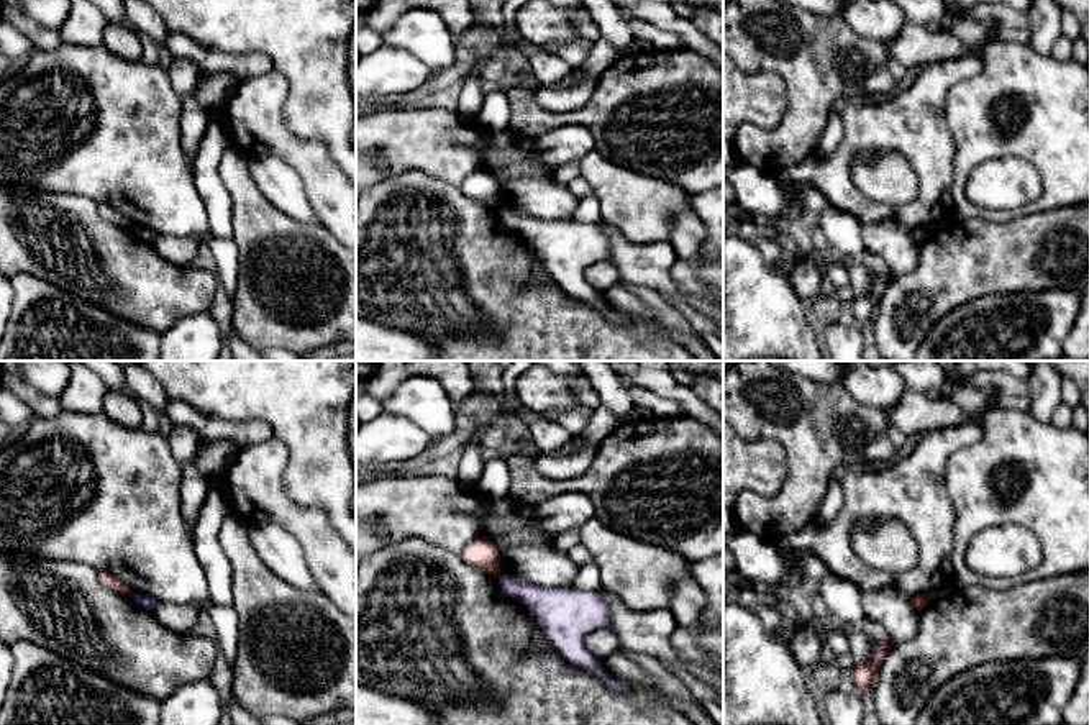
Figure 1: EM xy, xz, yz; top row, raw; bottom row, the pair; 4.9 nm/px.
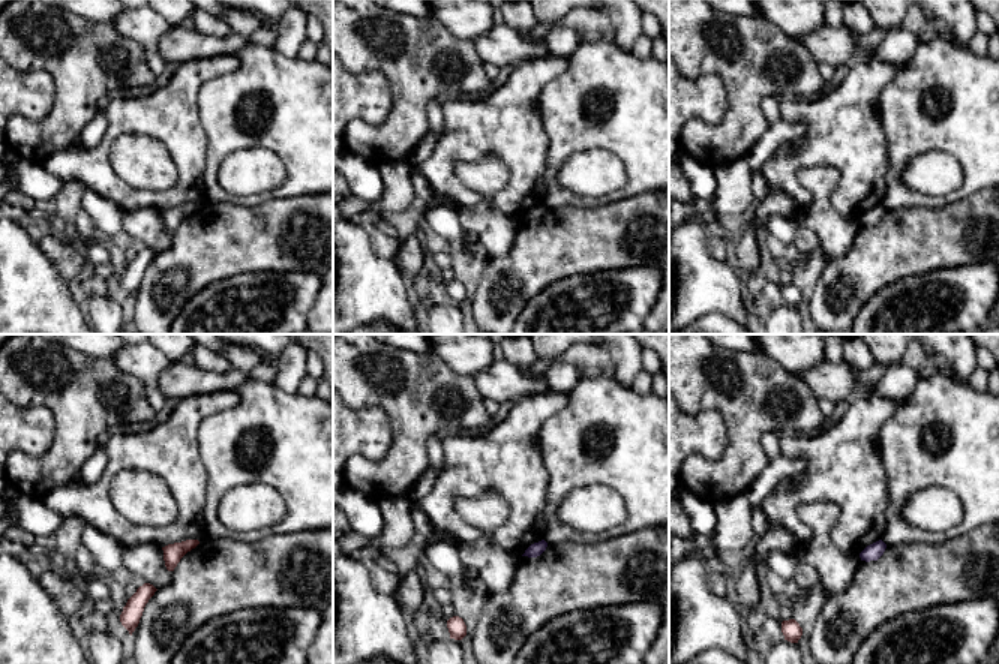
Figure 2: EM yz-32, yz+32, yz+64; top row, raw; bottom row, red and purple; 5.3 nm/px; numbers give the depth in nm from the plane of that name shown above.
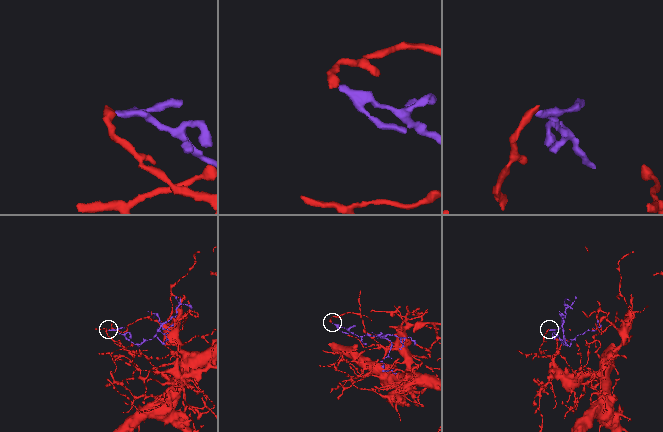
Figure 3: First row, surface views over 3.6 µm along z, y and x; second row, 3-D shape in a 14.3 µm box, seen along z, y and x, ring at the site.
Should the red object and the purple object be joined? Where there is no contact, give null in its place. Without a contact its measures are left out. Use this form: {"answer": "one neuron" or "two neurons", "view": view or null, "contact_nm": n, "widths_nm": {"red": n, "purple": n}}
{"answer": "two neurons", "view": "xz", "contact_nm": 30, "widths_nm": {"red": 160, "purple": 140}}

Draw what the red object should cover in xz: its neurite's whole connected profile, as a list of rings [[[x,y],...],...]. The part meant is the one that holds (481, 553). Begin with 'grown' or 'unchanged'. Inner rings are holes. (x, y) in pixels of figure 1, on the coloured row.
unchanged; [[[481,536],[467,543],[461,558],[469,566],[481,569],[492,577],[499,577],[500,574],[499,549],[487,536]]]

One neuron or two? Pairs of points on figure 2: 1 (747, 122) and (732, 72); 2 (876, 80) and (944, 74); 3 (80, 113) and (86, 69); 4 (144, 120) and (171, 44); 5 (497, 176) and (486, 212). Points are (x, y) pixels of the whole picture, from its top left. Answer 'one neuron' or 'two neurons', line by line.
1: one neuron
2: two neurons
3: one neuron
4: two neurons
5: one neuron

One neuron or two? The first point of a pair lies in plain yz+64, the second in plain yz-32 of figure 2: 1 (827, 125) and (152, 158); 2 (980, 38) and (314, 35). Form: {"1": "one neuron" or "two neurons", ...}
{"1": "two neurons", "2": "two neurons"}

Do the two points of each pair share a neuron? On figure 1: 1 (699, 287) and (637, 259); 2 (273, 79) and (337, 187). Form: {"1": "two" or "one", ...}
{"1": "two", "2": "one"}

